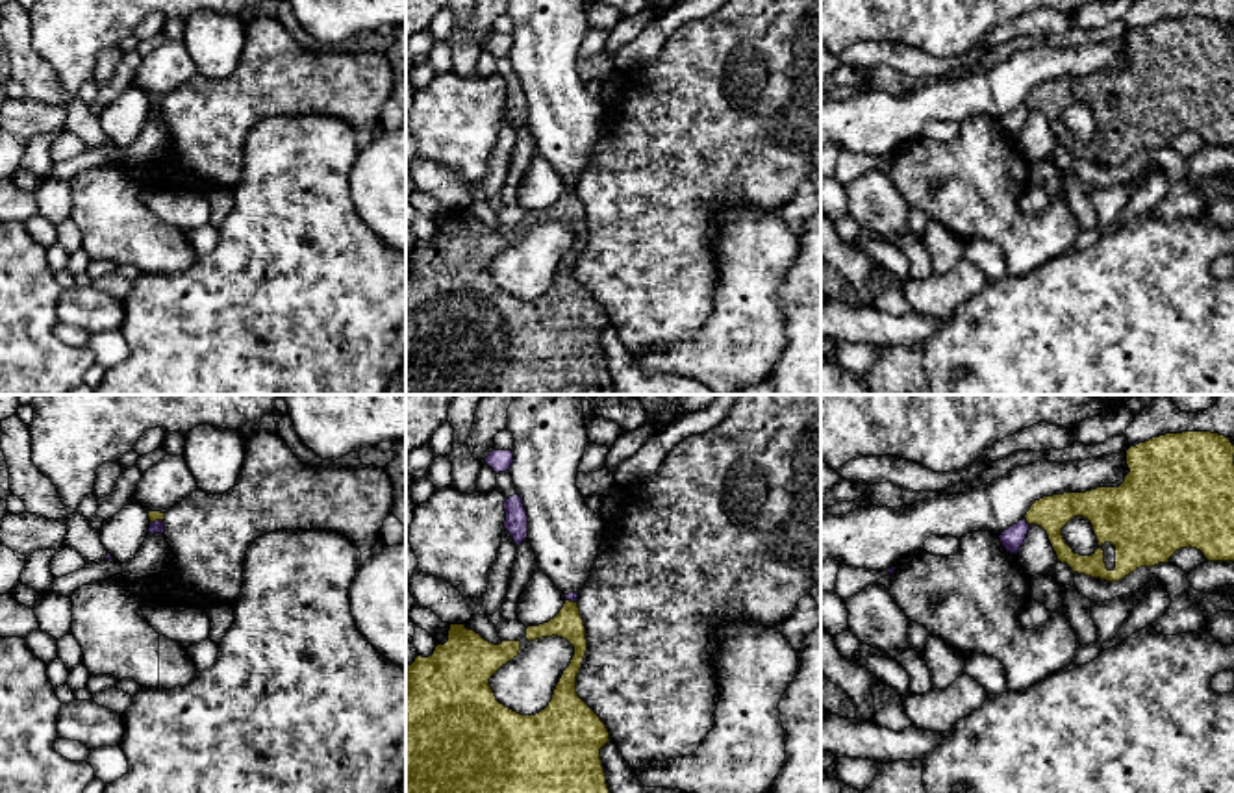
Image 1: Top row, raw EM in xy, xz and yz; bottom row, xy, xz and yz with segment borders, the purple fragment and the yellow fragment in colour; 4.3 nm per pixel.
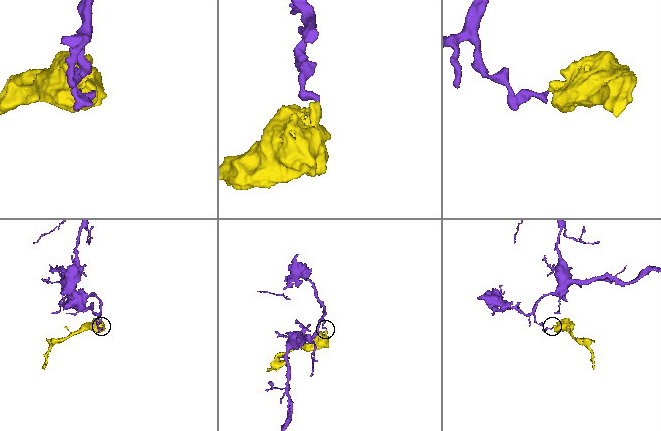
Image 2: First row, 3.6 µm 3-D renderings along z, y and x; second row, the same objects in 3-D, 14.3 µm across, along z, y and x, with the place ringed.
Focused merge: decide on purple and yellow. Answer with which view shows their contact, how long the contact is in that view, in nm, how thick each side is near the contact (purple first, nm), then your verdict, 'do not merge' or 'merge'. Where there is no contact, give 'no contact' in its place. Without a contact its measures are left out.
contact in yz; length 40 nm; calibres 90 and 150 nm; do not merge

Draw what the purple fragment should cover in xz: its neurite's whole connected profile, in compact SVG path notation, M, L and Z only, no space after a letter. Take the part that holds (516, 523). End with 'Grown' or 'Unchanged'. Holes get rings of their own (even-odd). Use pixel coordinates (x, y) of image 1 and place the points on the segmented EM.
M519 495L504 500L506 521L504 528L511 534L519 547L528 537L528 515Z. Unchanged

